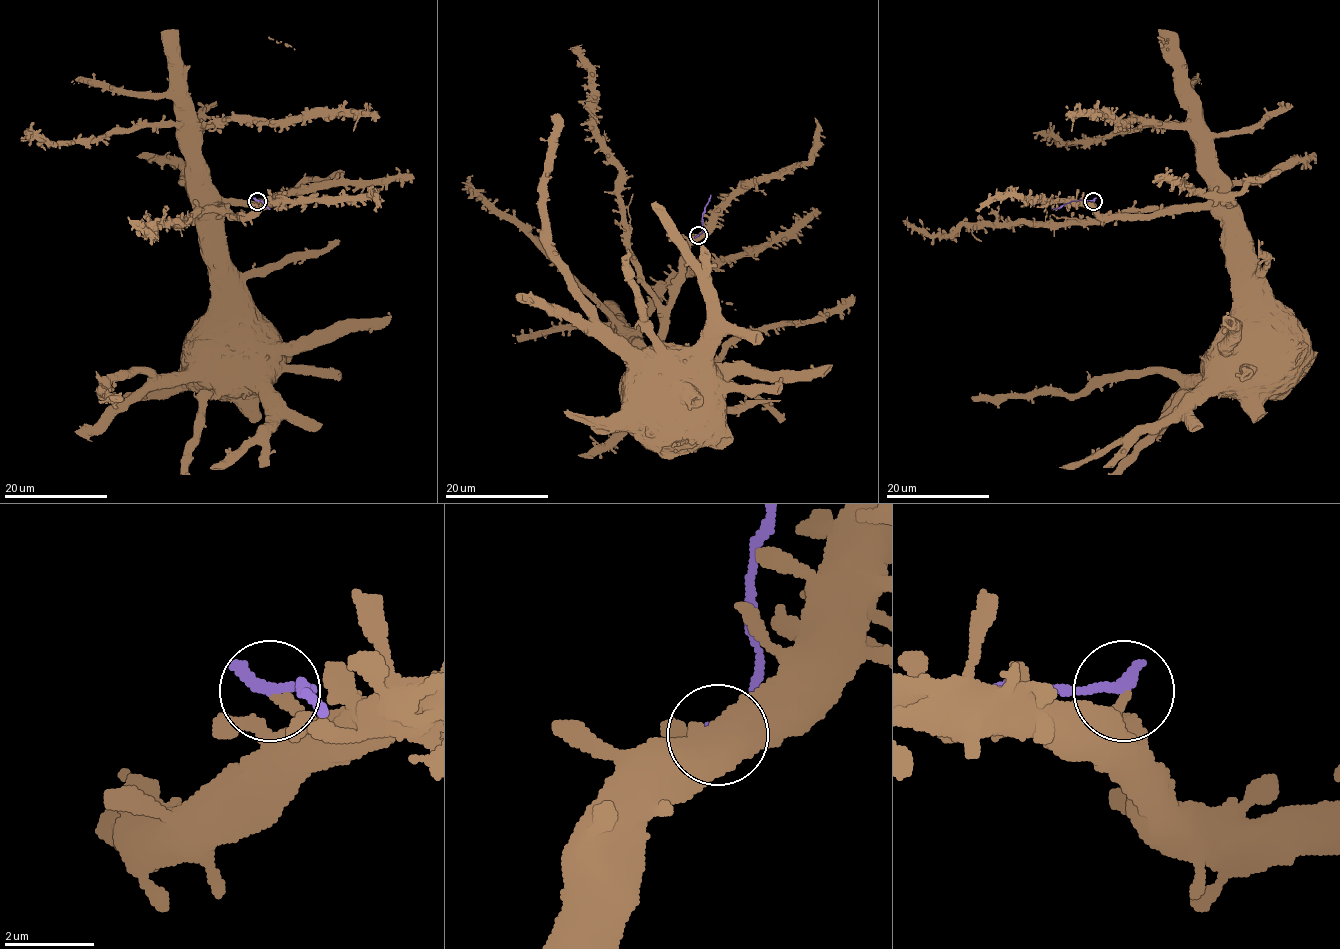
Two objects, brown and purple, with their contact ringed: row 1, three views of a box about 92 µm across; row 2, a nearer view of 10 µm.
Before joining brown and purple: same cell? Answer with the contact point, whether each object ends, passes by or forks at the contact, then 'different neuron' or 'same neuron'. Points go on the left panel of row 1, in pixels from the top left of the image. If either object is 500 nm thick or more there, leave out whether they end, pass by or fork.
at (257, 201); brown ends there; purple ends there; different neuron

